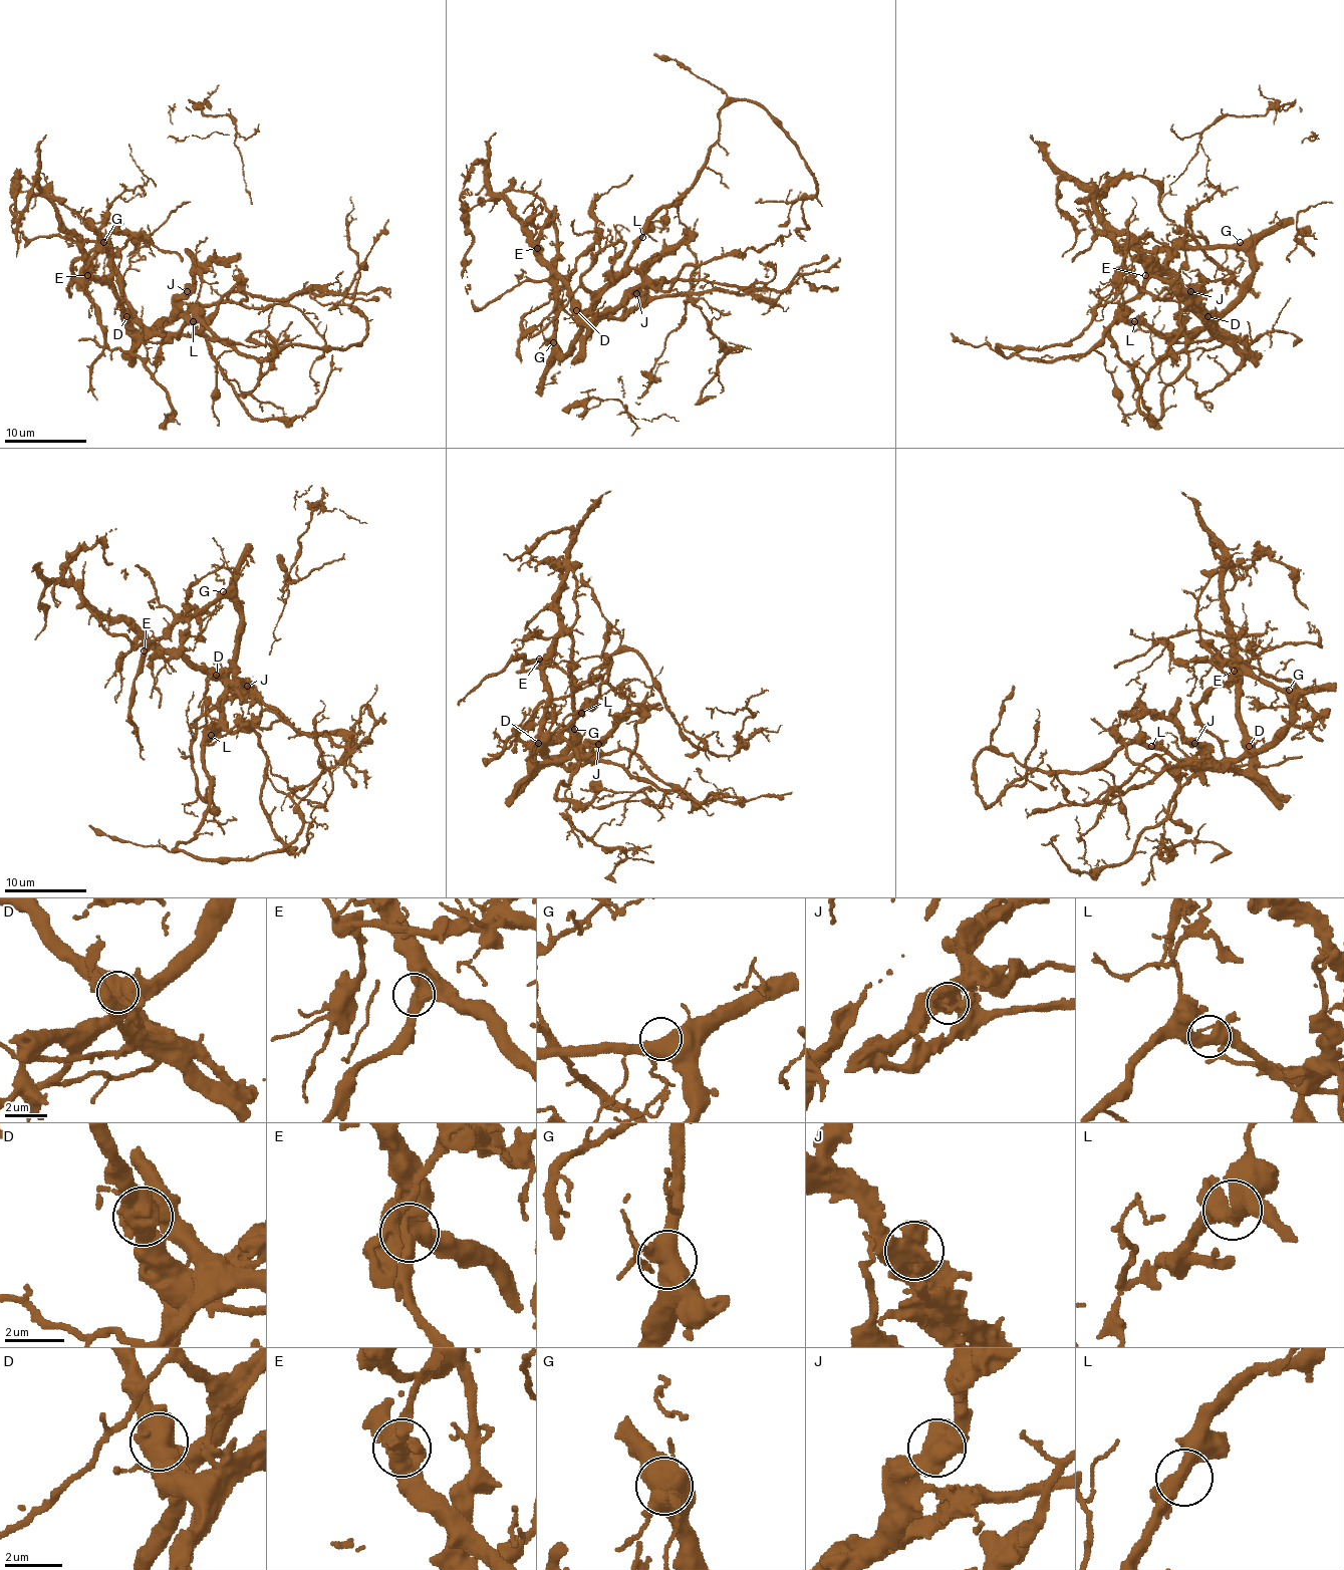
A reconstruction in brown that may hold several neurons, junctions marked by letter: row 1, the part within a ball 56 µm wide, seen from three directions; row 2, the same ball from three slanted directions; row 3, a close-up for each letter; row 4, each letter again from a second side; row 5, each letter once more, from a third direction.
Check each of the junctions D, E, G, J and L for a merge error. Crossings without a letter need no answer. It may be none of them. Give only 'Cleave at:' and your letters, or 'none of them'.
Cleave at: D, J

